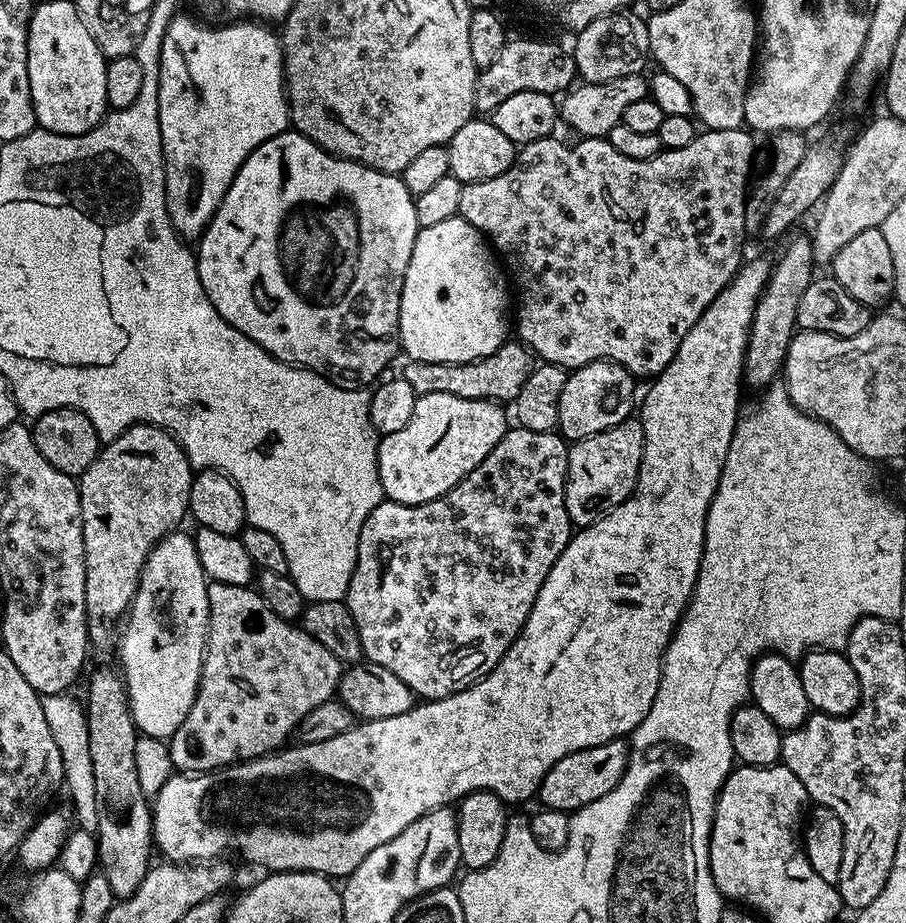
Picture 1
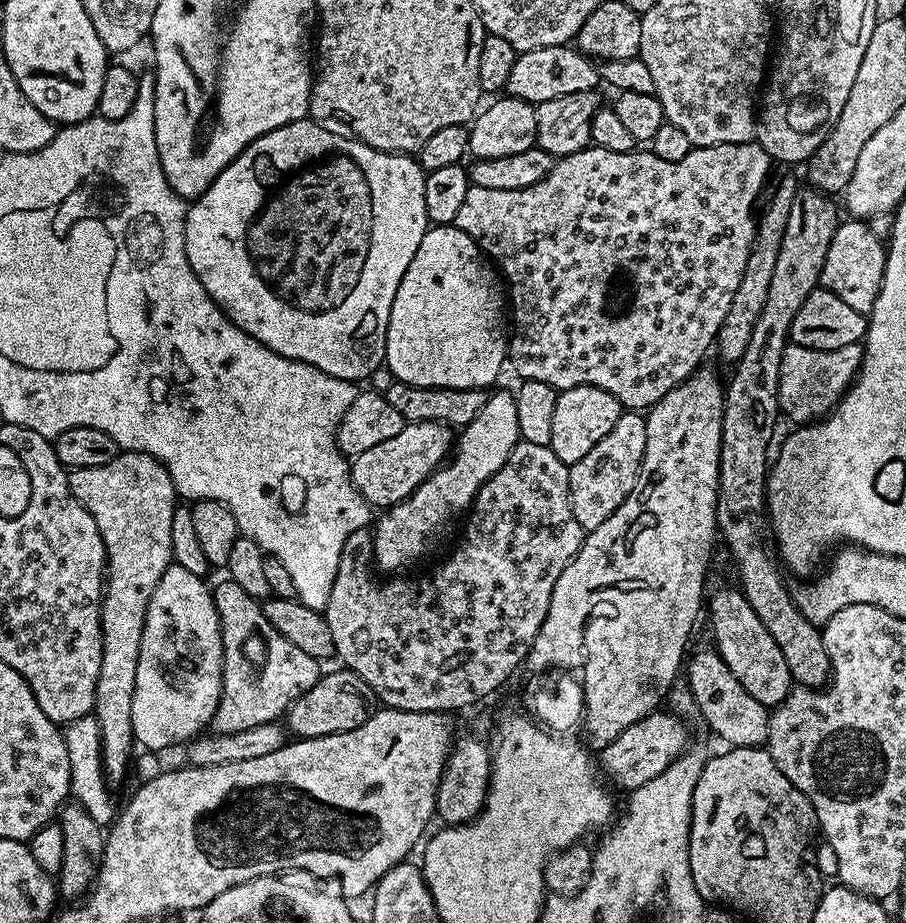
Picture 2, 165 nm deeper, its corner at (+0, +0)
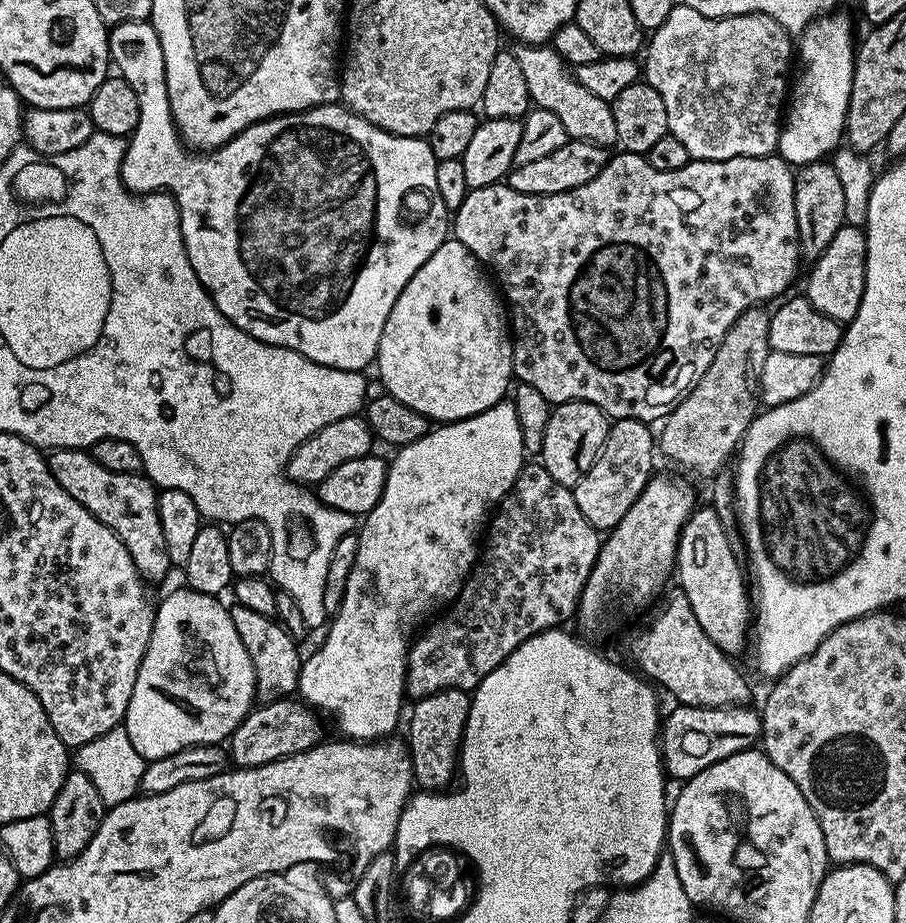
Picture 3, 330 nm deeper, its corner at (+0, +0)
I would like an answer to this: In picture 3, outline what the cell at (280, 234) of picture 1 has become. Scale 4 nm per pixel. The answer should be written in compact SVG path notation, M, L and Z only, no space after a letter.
M131 20L130 22L122 22L121 24L115 25L108 33L108 54L115 71L126 82L130 82L130 87L134 89L134 95L138 97L138 126L133 130L124 149L124 161L120 167L120 182L133 194L166 192L169 196L173 196L176 199L176 205L180 211L182 238L186 246L186 254L190 258L190 266L194 266L194 274L198 274L198 282L202 282L202 286L210 294L214 306L218 306L218 310L222 310L224 317L230 322L234 322L234 326L238 326L238 330L242 330L262 342L273 344L279 348L294 350L298 354L305 356L306 359L313 360L315 364L330 366L331 368L346 370L347 372L364 372L365 369L367 369L367 364L371 365L373 361L375 361L376 351L382 338L382 330L386 326L386 318L390 318L390 310L394 310L394 302L398 302L398 294L402 294L406 282L410 282L410 278L414 278L414 274L424 265L426 258L430 258L430 254L434 254L434 250L438 250L438 246L442 246L442 242L449 239L450 236L450 209L442 202L442 194L438 194L438 174L436 173L438 161L436 155L430 150L427 139L390 134L386 130L382 130L378 126L366 122L361 116L354 114L348 108L344 107L343 103L337 102L335 104L317 104L315 108L308 108L304 112L286 112L283 116L271 116L268 120L259 120L257 124L251 124L246 130L239 132L233 140L226 142L221 148L204 151L190 150L188 145L180 139L180 134L176 130L176 124L172 120L168 91L166 90L166 74L164 73L162 46L158 42L158 34L153 30L151 23L142 20Z

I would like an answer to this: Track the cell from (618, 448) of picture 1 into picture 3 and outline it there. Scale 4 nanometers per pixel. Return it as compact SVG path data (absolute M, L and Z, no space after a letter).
M643 420L615 421L609 427L608 436L604 440L604 445L594 462L594 466L590 466L590 470L586 470L584 477L572 489L574 502L578 502L578 510L582 510L582 515L586 518L586 522L590 522L590 526L594 526L597 530L616 528L618 522L622 522L622 518L626 518L626 510L630 510L634 506L634 502L638 502L642 490L653 477L654 432L653 429L651 432L648 428L651 427Z

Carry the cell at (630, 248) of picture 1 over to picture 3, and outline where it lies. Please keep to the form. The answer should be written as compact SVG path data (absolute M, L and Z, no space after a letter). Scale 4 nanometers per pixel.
M623 150L617 153L617 156L615 153L608 159L602 170L598 170L598 178L590 178L586 186L578 186L562 194L518 194L518 190L509 188L504 182L471 189L462 206L454 210L450 232L491 273L506 301L506 308L510 313L512 374L519 383L534 386L534 390L538 390L538 394L542 394L542 398L546 398L553 406L581 400L598 406L598 410L602 410L613 421L660 422L682 398L686 398L686 394L690 394L690 390L694 390L702 374L710 370L710 362L714 362L714 354L718 354L718 346L722 338L726 338L726 330L730 330L730 326L738 322L741 314L763 305L763 300L775 301L783 297L789 291L787 288L795 282L800 264L802 265L798 218L794 218L796 177L790 165L776 154L729 160L689 159L682 170L663 172L650 166L647 155Z

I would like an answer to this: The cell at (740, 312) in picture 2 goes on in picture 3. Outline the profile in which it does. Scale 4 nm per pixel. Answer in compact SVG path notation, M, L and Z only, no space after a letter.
M760 306L746 310L738 322L726 330L726 338L722 338L718 354L714 354L714 362L710 362L710 370L702 374L694 390L690 390L659 425L659 455L661 452L670 463L677 464L681 473L689 472L684 473L689 477L719 476L727 465L724 463L739 449L746 430L758 415L762 366L770 351L769 313L764 310Z

